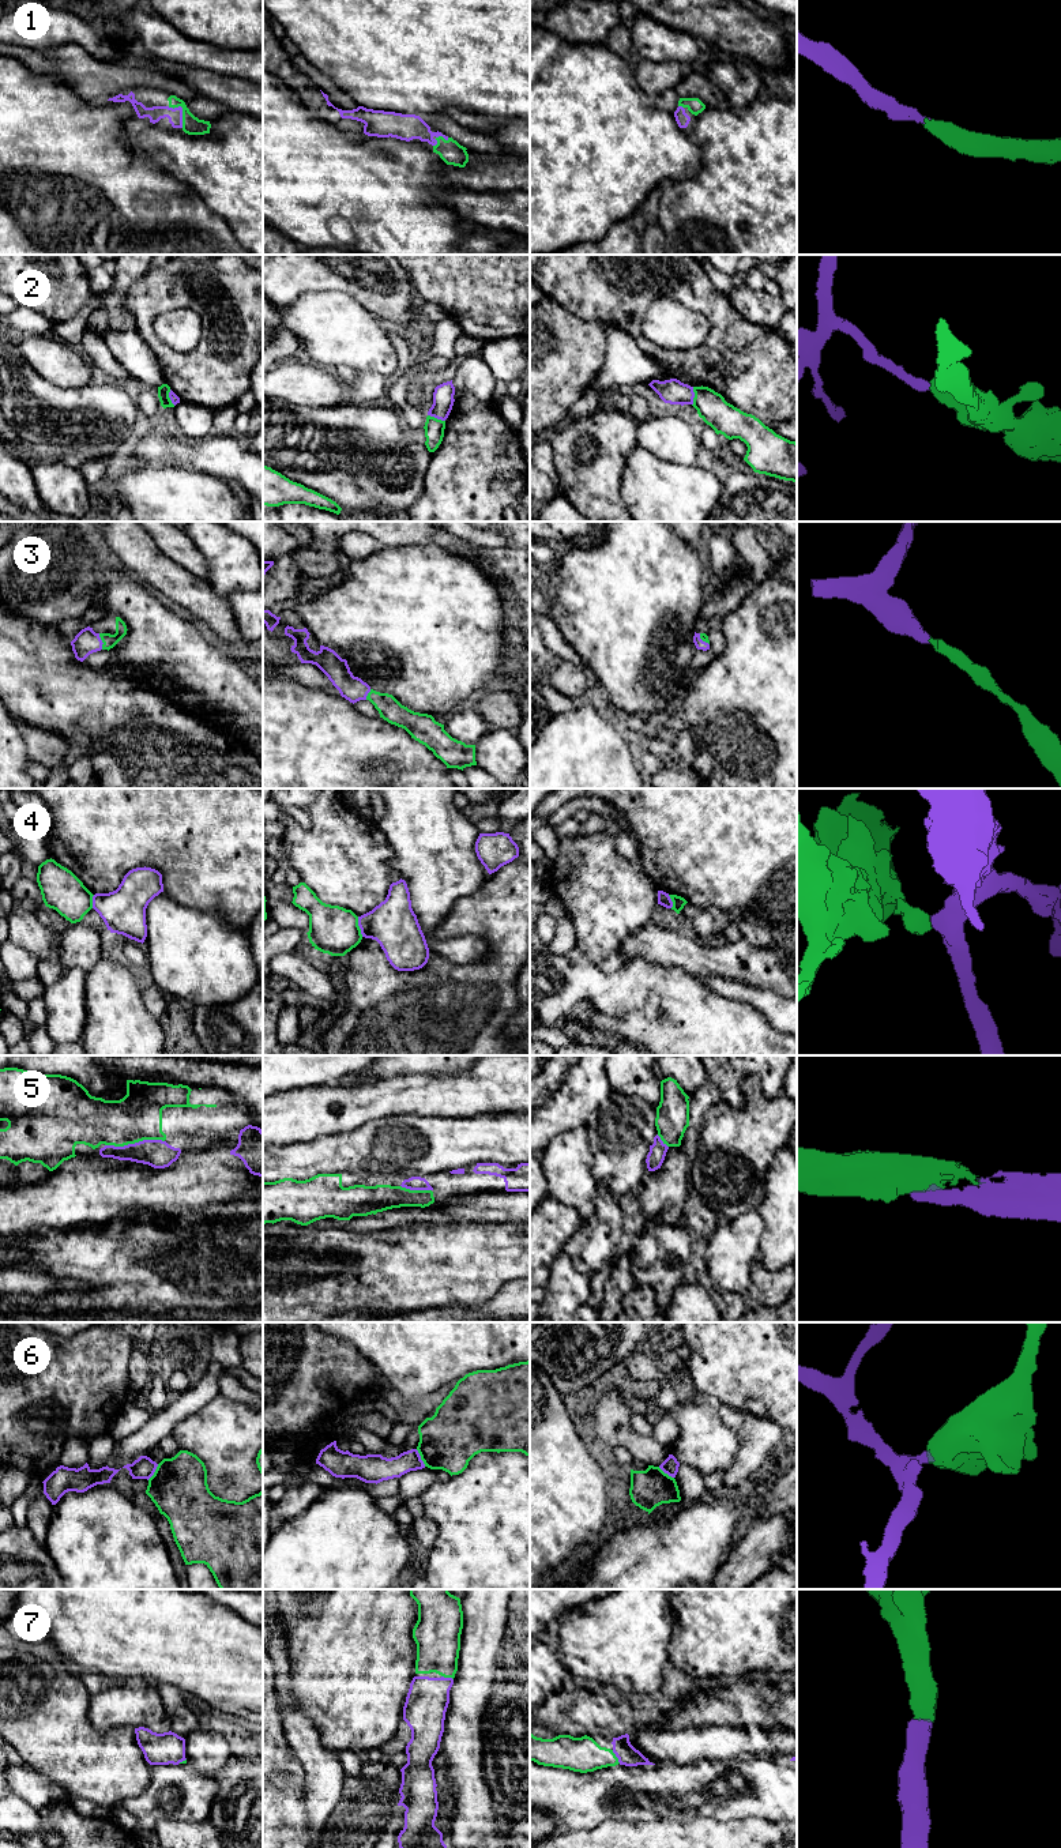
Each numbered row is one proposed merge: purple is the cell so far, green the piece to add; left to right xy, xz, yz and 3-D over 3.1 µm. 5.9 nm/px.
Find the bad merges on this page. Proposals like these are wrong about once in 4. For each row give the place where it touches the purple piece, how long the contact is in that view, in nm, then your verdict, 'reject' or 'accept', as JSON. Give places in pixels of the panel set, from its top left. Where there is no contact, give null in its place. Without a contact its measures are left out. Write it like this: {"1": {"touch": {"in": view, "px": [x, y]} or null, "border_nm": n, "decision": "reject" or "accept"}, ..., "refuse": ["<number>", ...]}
{"1": {"touch": {"in": "xy", "px": [181, 110]}, "border_nm": 160, "decision": "accept"}, "2": {"touch": {"in": "yz", "px": [693, 396]}, "border_nm": 110, "decision": "reject"}, "3": {"touch": {"in": "xy", "px": [101, 642]}, "border_nm": 100, "decision": "accept"}, "4": {"touch": {"in": "xz", "px": [358, 925]}, "border_nm": 120, "decision": "reject"}, "5": {"touch": {"in": "xy", "px": [135, 1143]}, "border_nm": 360, "decision": "accept"}, "6": {"touch": {"in": "xz", "px": [420, 1457]}, "border_nm": 120, "decision": "reject"}, "7": {"touch": {"in": "yz", "px": [616, 1756]}, "border_nm": 90, "decision": "accept"}, "refuse": ["2", "4", "6"]}

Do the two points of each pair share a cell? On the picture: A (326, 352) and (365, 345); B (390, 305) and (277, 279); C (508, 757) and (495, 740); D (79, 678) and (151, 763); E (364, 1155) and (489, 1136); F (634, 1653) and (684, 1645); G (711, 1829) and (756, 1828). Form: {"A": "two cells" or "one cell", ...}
{"A": "one cell", "B": "one cell", "C": "one cell", "D": "one cell", "E": "one cell", "F": "two cells", "G": "one cell"}

